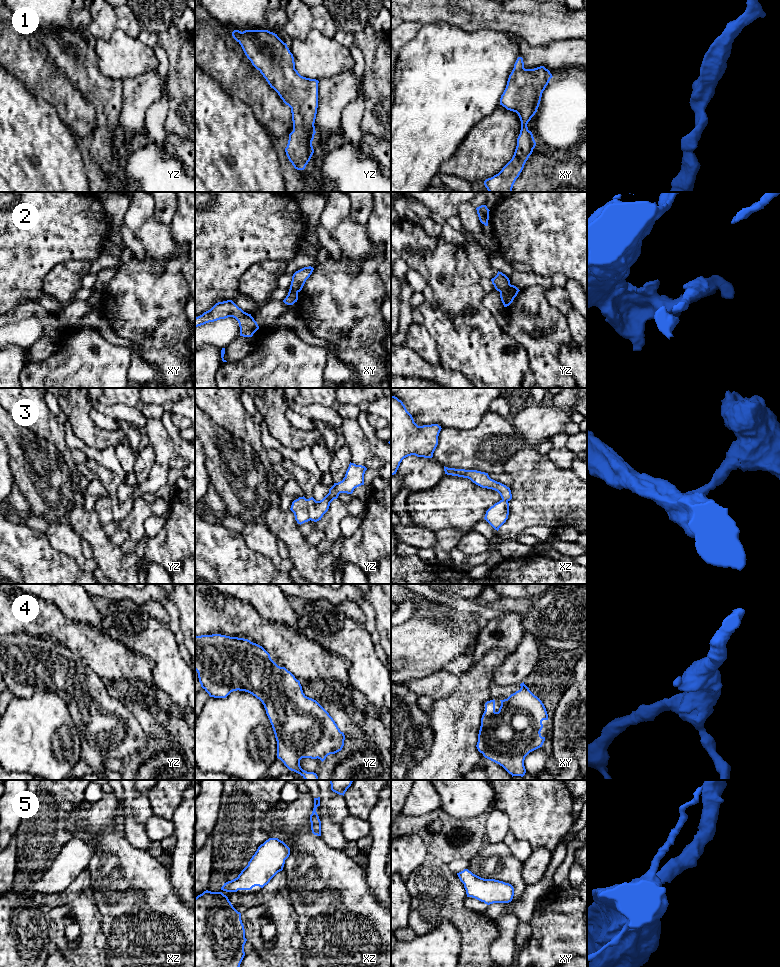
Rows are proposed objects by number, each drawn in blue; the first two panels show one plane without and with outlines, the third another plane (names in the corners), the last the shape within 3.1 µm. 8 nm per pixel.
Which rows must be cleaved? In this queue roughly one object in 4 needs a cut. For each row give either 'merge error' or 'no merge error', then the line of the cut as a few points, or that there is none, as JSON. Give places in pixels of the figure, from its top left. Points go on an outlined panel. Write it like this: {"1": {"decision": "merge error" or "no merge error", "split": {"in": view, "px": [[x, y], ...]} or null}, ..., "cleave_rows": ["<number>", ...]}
{"1": {"decision": "no merge error", "split": null}, "2": {"decision": "merge error", "split": {"in": "yz", "px": [[510, 284], [500, 292]]}}, "3": {"decision": "no merge error", "split": null}, "4": {"decision": "no merge error", "split": null}, "5": {"decision": "no merge error", "split": null}, "cleave_rows": ["2"]}

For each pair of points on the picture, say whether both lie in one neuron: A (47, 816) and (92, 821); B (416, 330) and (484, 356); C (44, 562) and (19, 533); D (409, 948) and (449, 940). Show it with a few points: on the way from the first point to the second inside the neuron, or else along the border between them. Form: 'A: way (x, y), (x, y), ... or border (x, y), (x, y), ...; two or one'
A: border (80, 803), (68, 815), (67, 829), (72, 837); two
B: border (422, 324), (432, 338), (439, 357); two
C: way (37, 556), (21, 540); one
D: way (419, 948), (439, 948); one

